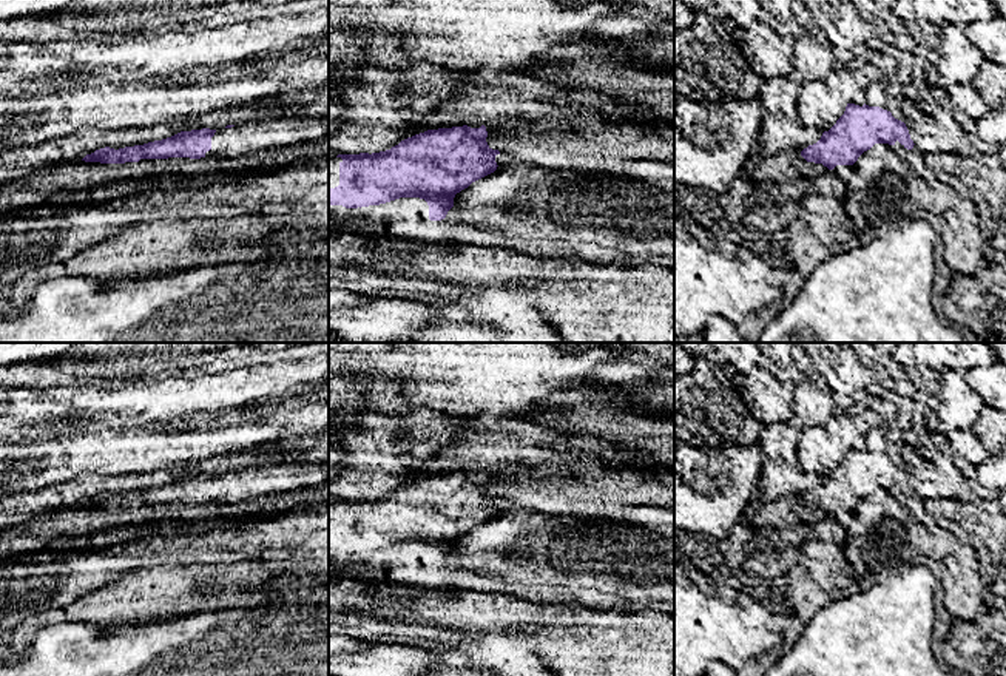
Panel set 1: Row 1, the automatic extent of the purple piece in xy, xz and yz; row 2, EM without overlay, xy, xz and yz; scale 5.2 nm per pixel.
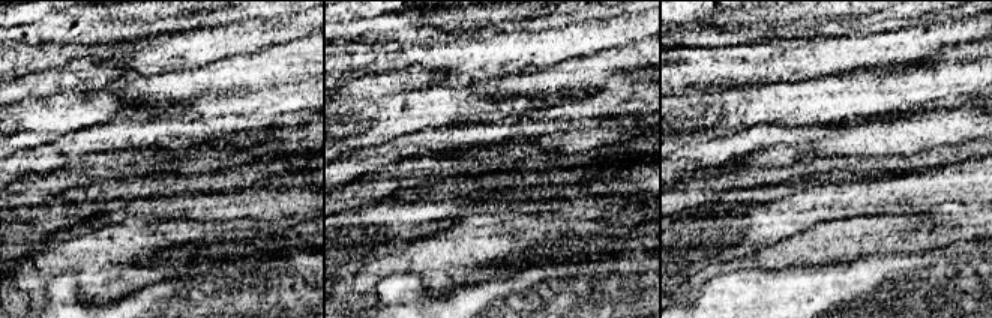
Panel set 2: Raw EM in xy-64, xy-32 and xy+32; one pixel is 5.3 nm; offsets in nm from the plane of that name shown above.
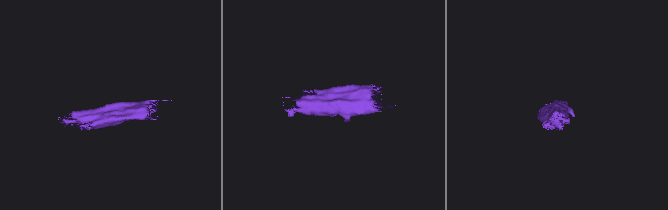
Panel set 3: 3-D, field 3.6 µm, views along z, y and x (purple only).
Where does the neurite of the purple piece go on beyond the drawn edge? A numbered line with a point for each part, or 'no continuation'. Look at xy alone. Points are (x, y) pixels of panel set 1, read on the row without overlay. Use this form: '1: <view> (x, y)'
1: xy (273, 476)

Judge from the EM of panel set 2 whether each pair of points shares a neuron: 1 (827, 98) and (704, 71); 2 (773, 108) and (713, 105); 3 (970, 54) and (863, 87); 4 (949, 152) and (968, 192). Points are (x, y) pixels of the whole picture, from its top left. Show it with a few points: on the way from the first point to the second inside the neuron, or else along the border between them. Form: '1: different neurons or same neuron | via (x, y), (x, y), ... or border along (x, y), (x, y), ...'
1: different neurons | border along (844, 72), (805, 80)
2: same neuron | via (758, 107), (728, 107)
3: same neuron | via (943, 78), (911, 87), (890, 87)
4: different neurons | border along (959, 162), (920, 168)

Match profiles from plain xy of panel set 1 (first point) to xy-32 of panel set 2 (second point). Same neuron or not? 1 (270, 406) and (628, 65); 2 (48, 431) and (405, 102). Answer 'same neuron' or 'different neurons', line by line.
1: same neuron
2: different neurons

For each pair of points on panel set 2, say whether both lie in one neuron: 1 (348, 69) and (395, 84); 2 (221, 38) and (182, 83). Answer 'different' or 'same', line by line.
1: different
2: different

